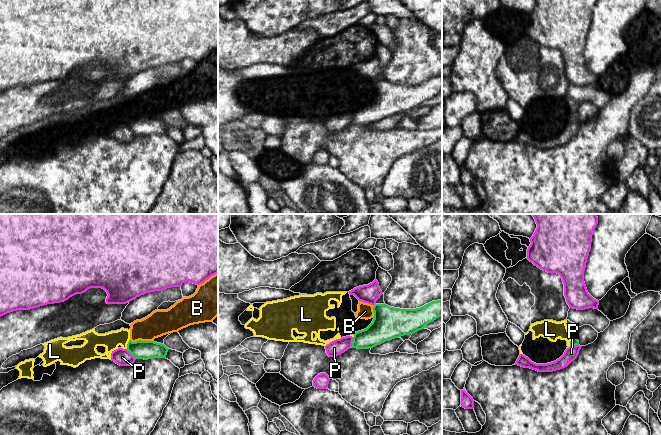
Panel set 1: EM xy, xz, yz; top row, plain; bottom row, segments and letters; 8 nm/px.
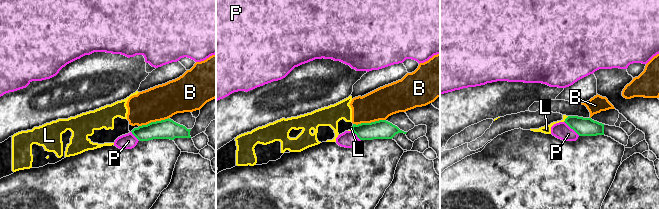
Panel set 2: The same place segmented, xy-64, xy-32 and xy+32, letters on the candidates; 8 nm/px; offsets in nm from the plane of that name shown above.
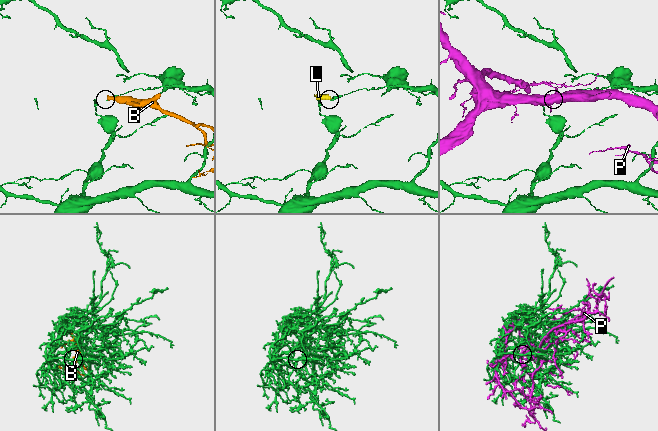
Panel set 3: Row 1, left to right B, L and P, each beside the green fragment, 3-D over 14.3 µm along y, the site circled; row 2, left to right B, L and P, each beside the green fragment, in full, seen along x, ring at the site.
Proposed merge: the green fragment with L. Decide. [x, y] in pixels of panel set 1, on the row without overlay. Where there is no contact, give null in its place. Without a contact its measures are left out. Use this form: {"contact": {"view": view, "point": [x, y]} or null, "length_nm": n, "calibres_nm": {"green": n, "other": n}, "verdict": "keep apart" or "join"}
{"contact": {"view": "xy", "point": [127, 120]}, "length_nm": 80, "calibres_nm": {"green": 150, "other": 140}, "verdict": "keep apart"}

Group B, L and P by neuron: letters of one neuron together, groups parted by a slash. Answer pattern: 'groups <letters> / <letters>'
groups B L / P

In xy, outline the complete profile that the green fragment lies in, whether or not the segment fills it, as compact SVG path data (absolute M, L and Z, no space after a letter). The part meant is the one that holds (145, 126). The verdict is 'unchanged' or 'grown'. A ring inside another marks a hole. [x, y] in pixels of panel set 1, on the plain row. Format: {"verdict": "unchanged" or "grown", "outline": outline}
{"verdict": "unchanged", "outline": "M129 116L127 126L134 132L135 135L152 135L166 134L169 124L164 120L154 117L136 117Z"}

